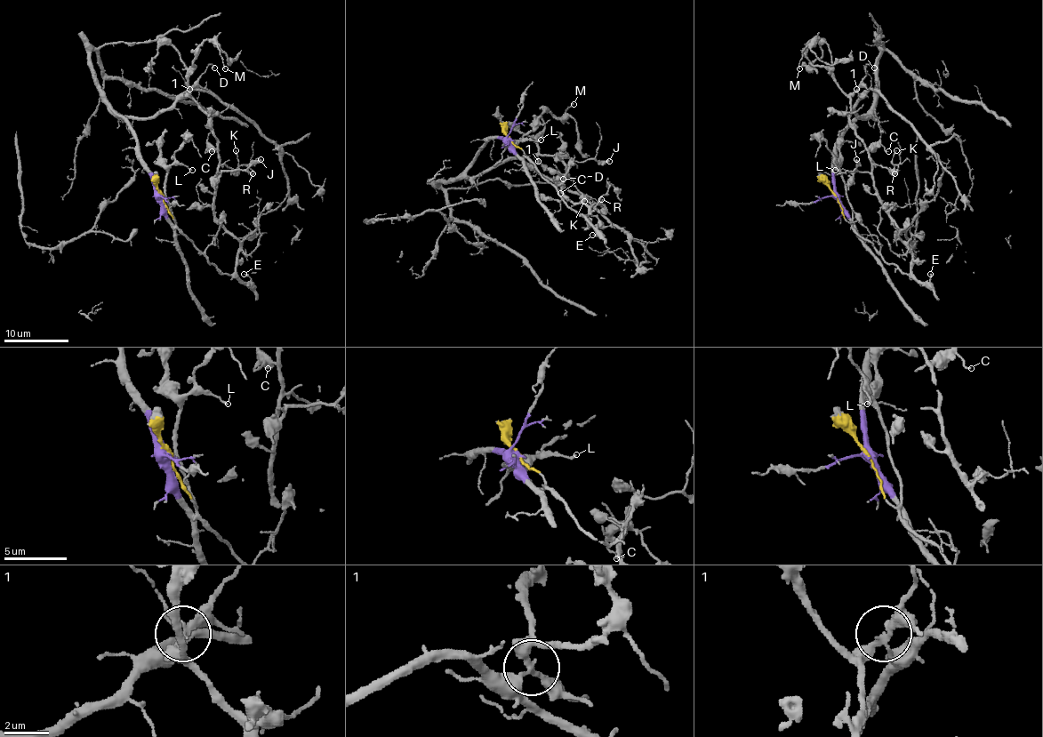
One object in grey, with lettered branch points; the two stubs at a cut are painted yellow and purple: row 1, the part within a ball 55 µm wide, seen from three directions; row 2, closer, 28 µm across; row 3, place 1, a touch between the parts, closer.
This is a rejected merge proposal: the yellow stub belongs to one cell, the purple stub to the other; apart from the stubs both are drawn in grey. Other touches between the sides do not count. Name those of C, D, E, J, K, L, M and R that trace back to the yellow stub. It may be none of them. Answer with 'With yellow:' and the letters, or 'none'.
With yellow: C, D, E, J, K, L, M, R

